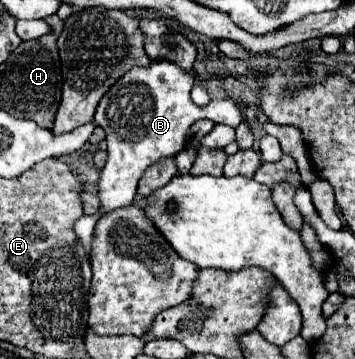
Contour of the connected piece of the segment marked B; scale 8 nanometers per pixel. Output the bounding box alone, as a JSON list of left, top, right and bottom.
[75,61,243,251]

